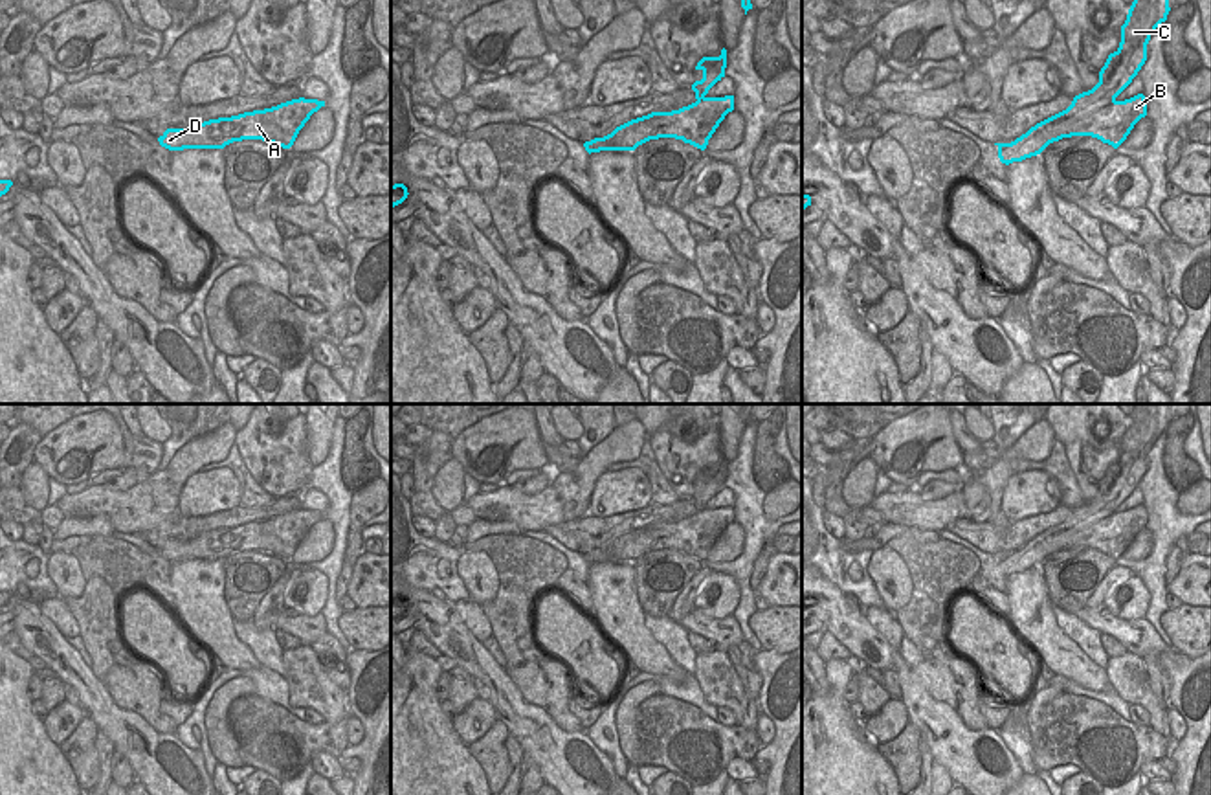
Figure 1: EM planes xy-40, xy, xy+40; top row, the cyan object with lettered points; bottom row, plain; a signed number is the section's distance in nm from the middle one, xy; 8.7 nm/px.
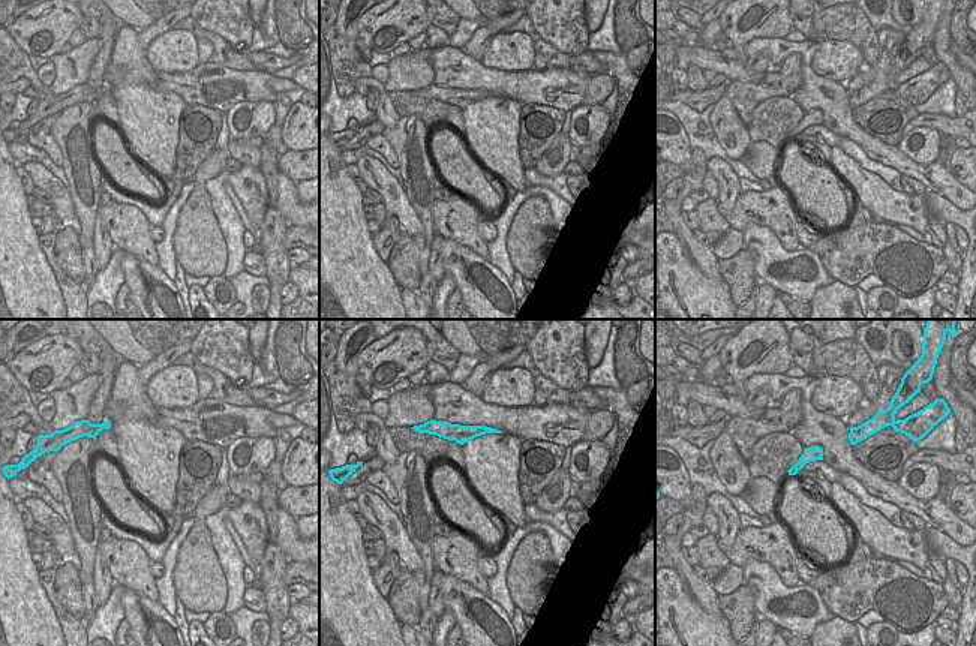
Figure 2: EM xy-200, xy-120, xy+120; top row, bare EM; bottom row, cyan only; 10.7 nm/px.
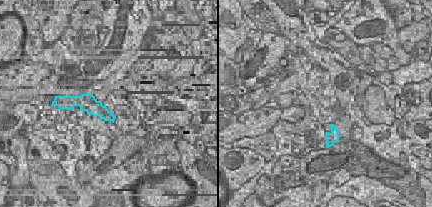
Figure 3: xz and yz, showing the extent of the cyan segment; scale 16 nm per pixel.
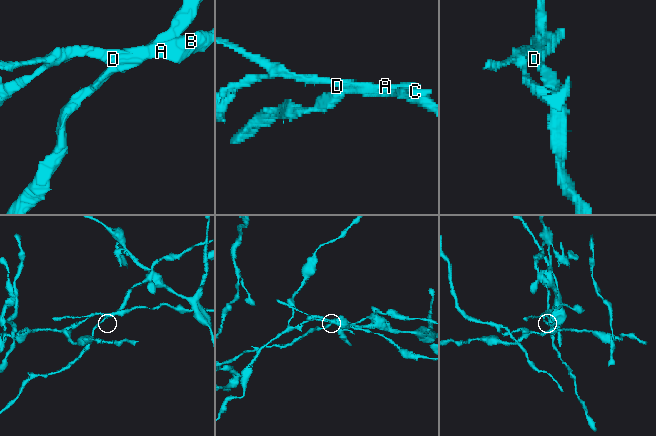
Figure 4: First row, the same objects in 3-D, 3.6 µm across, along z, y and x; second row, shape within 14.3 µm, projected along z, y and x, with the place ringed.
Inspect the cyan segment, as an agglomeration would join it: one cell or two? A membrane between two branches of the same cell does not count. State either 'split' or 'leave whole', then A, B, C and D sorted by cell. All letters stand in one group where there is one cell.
split | A B D / C

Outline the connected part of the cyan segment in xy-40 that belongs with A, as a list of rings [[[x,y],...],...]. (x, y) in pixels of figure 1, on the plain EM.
[[[299,509],[264,521],[209,531],[194,540],[167,540],[158,553],[169,562],[224,560],[242,551],[262,551],[290,560],[299,542],[321,518],[325,512]]]

